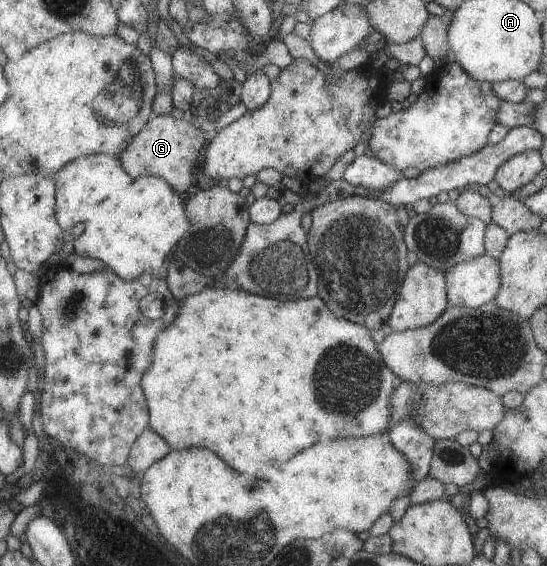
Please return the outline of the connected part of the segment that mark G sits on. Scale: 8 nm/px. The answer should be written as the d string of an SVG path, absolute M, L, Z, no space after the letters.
M170 114L153 115L148 118L144 128L129 140L125 154L118 156L119 161L133 179L155 175L163 177L178 193L185 192L193 180L195 160L205 142L205 127L195 128L188 120L175 120Z

